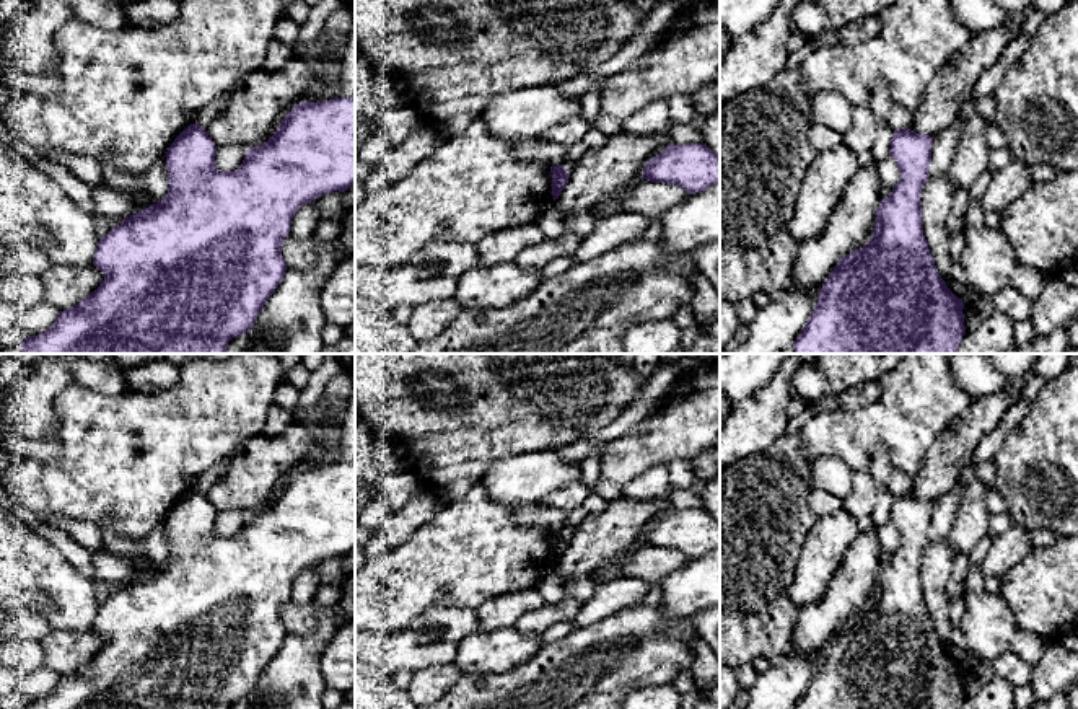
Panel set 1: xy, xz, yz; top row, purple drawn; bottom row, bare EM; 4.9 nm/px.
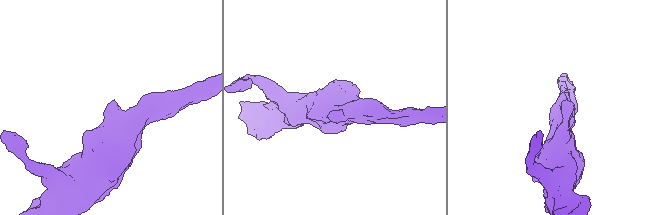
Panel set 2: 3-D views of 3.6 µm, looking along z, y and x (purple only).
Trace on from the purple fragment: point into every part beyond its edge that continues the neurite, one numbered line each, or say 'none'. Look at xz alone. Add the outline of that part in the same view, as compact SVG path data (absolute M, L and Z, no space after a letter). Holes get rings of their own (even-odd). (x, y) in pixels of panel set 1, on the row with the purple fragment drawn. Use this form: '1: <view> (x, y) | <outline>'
none

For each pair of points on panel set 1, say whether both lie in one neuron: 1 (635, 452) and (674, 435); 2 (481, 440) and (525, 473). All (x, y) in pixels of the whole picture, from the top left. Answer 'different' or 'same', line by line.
1: same
2: different

